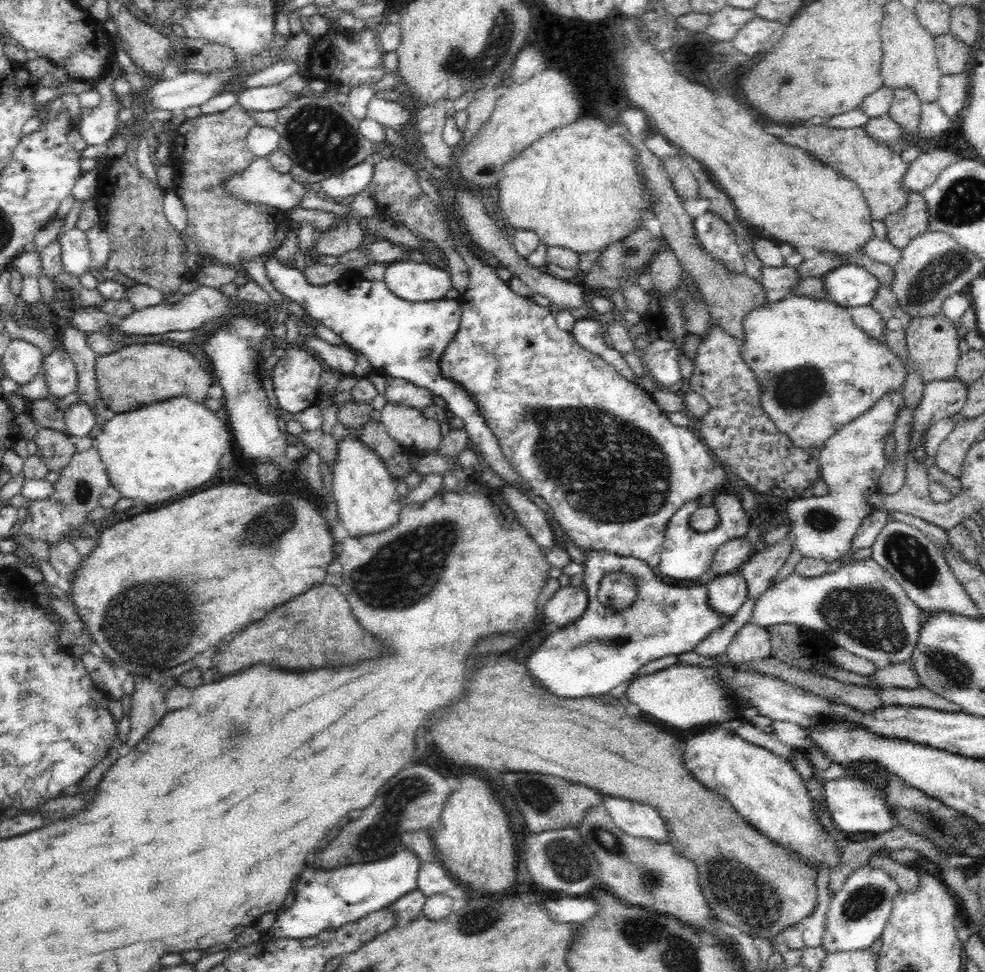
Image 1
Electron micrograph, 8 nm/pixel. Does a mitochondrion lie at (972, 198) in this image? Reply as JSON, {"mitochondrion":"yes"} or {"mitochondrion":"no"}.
{"mitochondrion":"yes"}

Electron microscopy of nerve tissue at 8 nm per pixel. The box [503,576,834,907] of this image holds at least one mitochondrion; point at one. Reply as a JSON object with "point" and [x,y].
{"point":[571,863]}

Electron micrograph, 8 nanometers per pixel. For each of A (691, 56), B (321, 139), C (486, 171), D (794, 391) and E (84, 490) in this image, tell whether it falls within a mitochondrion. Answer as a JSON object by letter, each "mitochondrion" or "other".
{"A":"other","B":"mitochondrion","C":"other","D":"mitochondrion","E":"mitochondrion"}

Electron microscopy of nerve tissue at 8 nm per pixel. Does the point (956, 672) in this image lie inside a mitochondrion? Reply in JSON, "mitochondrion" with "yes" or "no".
{"mitochondrion":"yes"}

